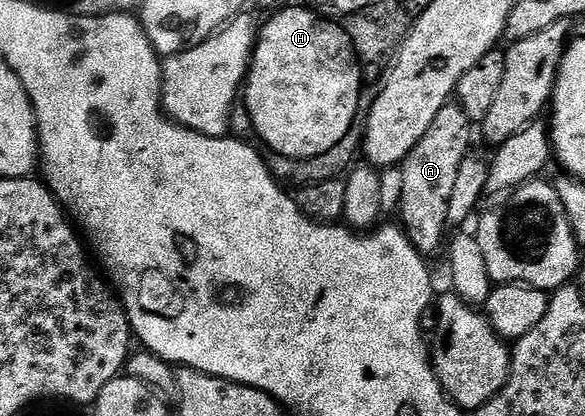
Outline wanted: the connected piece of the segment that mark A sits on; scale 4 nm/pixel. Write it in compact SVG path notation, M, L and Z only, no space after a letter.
M457 102L447 103L440 109L440 113L436 113L436 121L432 121L428 133L424 133L422 140L410 150L408 157L400 164L400 172L402 171L402 196L398 199L398 211L402 214L400 223L406 236L410 239L411 245L423 257L431 257L430 255L436 254L441 247L443 250L444 244L447 242L448 201L452 201L452 188L456 185L456 177L460 177L460 165L464 161L464 157L471 154L472 151L470 127L472 127L472 121L468 117L468 113L464 113L464 109L459 107Z

